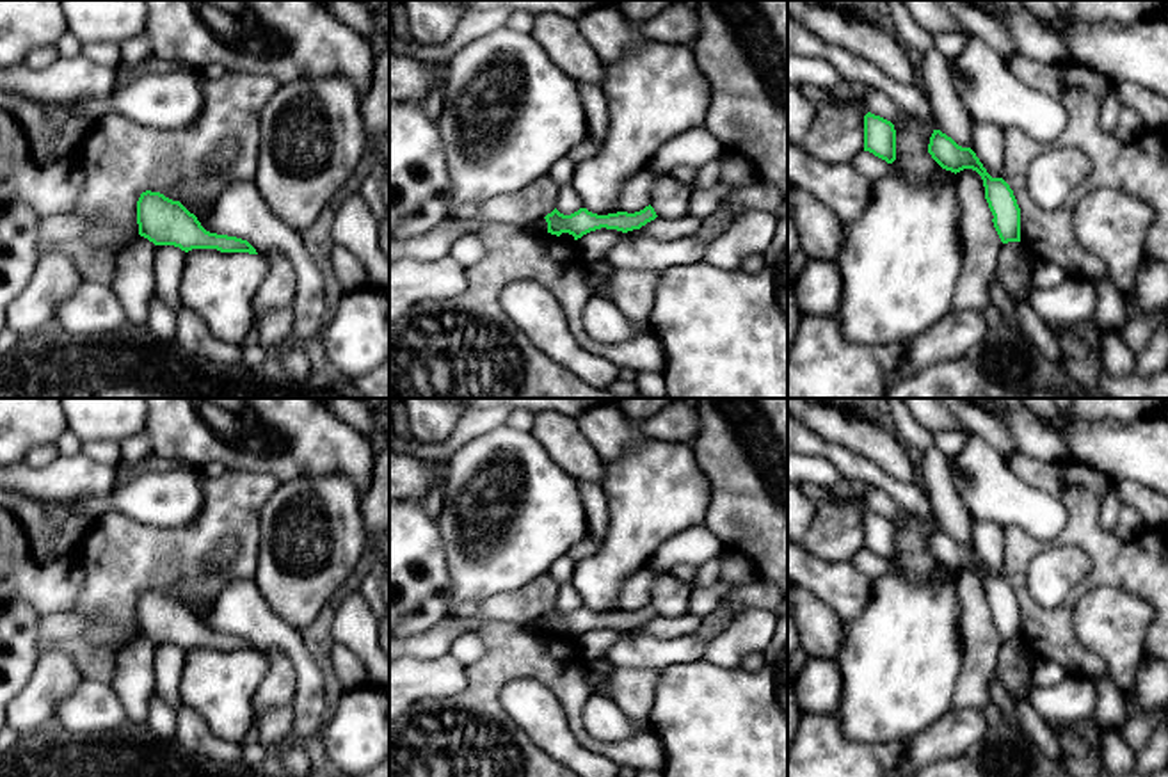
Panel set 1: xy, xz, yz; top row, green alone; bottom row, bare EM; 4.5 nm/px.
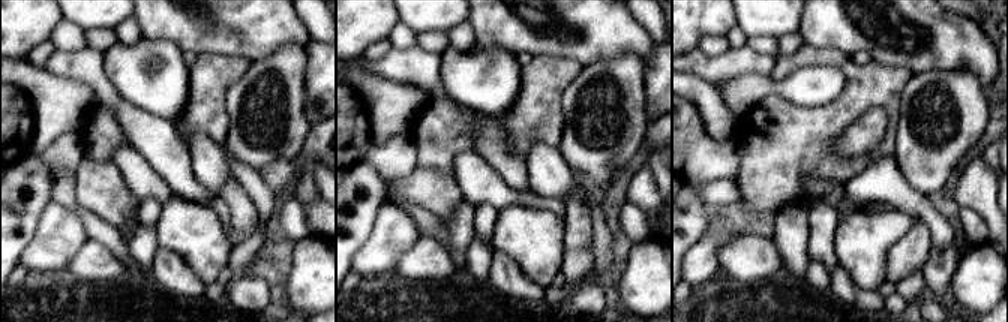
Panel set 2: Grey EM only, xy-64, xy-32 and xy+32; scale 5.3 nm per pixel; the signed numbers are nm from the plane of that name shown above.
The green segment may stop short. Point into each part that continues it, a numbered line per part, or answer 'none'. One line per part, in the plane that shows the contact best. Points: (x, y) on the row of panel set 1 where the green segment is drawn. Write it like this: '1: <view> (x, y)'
none

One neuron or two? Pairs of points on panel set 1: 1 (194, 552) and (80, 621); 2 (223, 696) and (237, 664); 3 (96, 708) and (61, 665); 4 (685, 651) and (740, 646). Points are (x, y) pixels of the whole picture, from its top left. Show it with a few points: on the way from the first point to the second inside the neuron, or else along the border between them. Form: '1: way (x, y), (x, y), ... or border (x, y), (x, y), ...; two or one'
1: border (75, 608), (100, 619), (88, 639); two
2: way (223, 688), (237, 671); one
3: border (84, 678), (57, 703), (54, 719); two
4: border (708, 642), (703, 658); two

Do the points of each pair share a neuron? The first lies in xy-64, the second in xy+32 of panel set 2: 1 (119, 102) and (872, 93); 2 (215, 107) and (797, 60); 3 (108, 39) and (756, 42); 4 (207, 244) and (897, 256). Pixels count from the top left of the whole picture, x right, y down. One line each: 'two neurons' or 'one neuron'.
1: two neurons
2: one neuron
3: one neuron
4: two neurons

